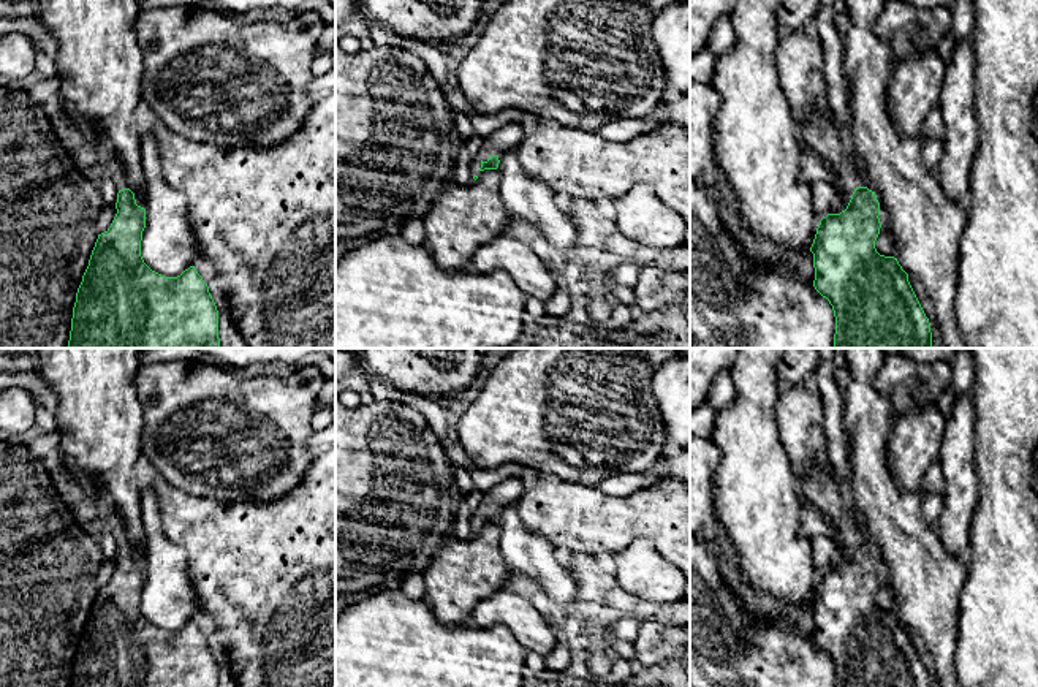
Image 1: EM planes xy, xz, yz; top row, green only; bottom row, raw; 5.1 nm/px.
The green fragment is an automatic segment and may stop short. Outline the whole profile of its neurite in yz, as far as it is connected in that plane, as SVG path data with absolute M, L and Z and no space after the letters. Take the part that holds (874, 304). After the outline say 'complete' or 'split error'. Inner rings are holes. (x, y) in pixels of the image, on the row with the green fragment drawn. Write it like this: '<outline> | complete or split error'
M824 97L815 101L813 111L799 127L802 142L820 157L840 180L851 180L854 192L845 211L828 214L820 220L810 252L813 253L815 290L829 301L835 317L834 348L934 348L930 323L897 258L880 255L875 241L880 234L880 203L875 192L866 187L866 173L853 146L842 139Z | split error

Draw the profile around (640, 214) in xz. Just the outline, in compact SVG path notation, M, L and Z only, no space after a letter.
M633 185L614 199L614 222L627 237L657 249L682 245L688 231L682 215L647 185Z

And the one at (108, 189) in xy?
M106 174L98 188L103 196L103 204L116 207L119 188L116 187L114 179L109 174Z

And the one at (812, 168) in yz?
M802 141L799 180L807 184L809 187L818 180L828 182L834 187L835 203L829 214L840 214L842 211L845 211L854 192L854 184L851 180L840 180L835 173Z

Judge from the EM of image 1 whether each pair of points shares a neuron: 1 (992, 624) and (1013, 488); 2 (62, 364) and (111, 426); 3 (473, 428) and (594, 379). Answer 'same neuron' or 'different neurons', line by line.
1: same neuron
2: same neuron
3: same neuron

